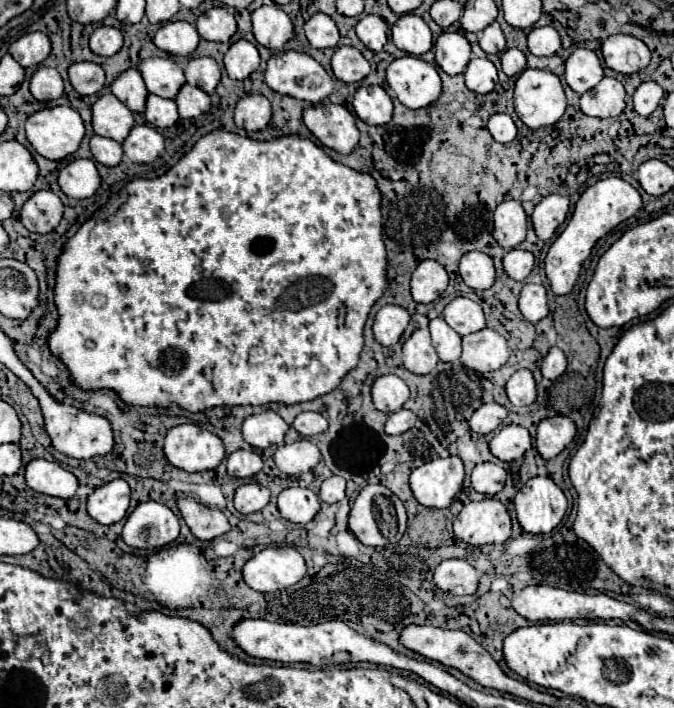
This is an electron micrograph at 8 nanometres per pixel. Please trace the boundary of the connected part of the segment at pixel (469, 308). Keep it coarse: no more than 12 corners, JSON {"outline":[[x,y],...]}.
{"outline":[[466,297],[450,301],[444,321],[468,335],[484,329],[482,307]]}

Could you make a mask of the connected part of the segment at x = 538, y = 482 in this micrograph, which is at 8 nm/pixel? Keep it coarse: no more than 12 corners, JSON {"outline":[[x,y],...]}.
{"outline":[[532,477],[514,499],[528,533],[550,533],[568,499],[550,477]]}

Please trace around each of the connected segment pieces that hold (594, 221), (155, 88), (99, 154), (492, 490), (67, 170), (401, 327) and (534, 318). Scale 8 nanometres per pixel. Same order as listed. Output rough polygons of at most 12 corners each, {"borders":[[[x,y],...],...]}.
{"borders":[[[620,177],[580,195],[544,259],[568,295],[596,241],[642,207]],[[168,57],[138,65],[146,89],[174,99],[186,83],[180,65]],[[90,137],[90,151],[102,165],[114,167],[122,159],[120,143]],[[496,463],[472,471],[472,487],[482,495],[502,491],[506,471]],[[90,159],[70,161],[58,175],[60,189],[74,199],[100,187]],[[386,305],[372,331],[382,345],[400,341],[410,323],[404,307]],[[526,283],[518,307],[530,323],[548,315],[544,285]]]}

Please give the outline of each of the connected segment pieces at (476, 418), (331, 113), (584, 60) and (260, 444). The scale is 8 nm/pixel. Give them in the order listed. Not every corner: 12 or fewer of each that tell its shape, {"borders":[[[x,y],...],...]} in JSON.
{"borders":[[[488,403],[476,409],[468,423],[472,431],[490,435],[508,411]],[[338,103],[304,109],[304,125],[326,147],[350,153],[354,115]],[[590,49],[566,59],[564,79],[586,93],[604,77],[600,59]],[[274,411],[250,415],[244,439],[256,449],[282,445],[288,425]]]}

